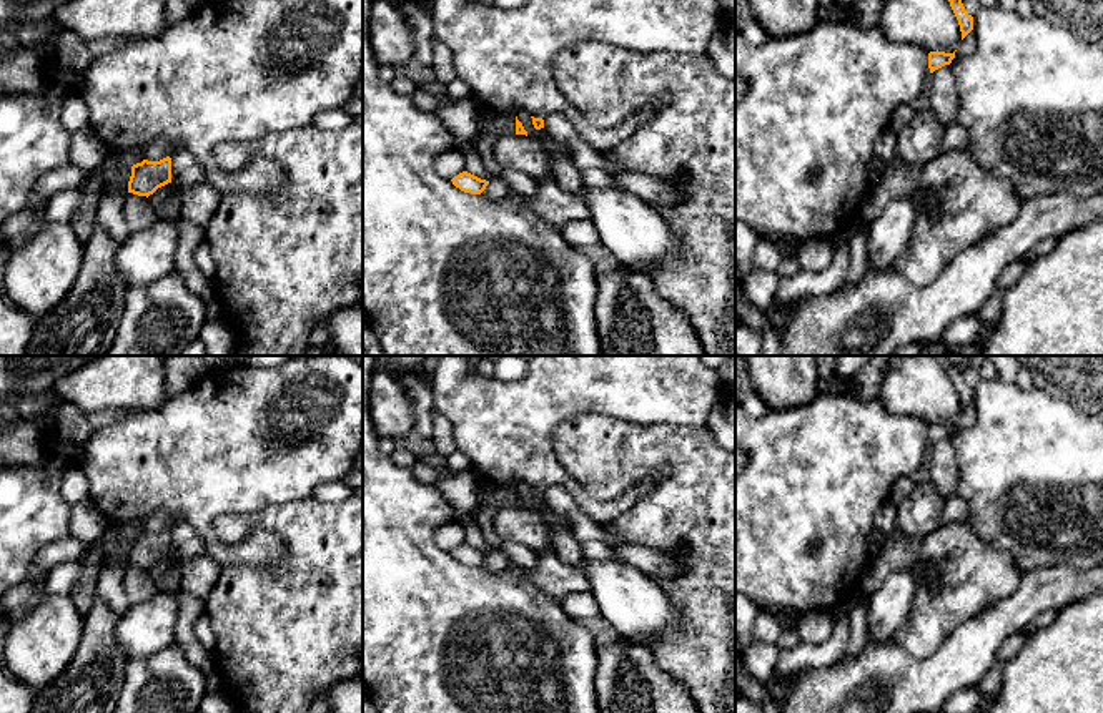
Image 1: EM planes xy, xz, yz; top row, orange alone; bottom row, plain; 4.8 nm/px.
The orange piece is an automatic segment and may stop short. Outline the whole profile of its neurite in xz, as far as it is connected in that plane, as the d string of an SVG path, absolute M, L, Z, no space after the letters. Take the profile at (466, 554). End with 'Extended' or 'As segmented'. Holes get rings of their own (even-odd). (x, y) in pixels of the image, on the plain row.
M467 543L459 545L451 553L456 560L459 560L464 565L471 565L471 567L481 567L489 557L489 553L481 552Z. As segmented

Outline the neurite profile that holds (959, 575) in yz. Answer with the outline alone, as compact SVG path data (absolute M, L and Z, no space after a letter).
M967 522L925 535L912 572L918 588L893 642L915 658L932 656L963 622L1020 583L1013 557L983 542Z

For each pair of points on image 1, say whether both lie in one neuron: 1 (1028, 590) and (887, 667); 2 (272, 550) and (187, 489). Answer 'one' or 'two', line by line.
1: one
2: one

